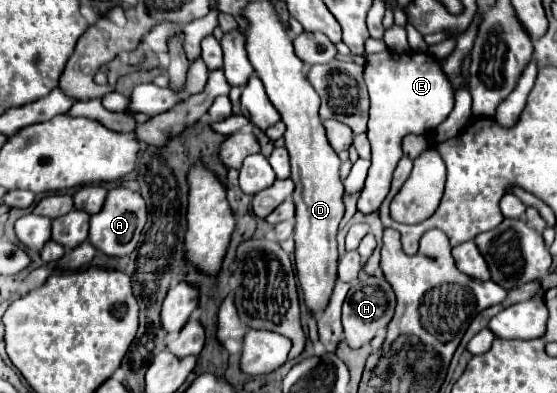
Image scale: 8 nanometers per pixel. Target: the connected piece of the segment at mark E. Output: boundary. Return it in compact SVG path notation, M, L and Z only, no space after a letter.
M374 53L366 57L364 81L370 98L368 139L372 143L372 165L364 191L358 197L360 213L374 213L390 191L392 173L402 157L402 139L408 133L432 133L454 107L454 89L440 69L440 61L428 53Z

